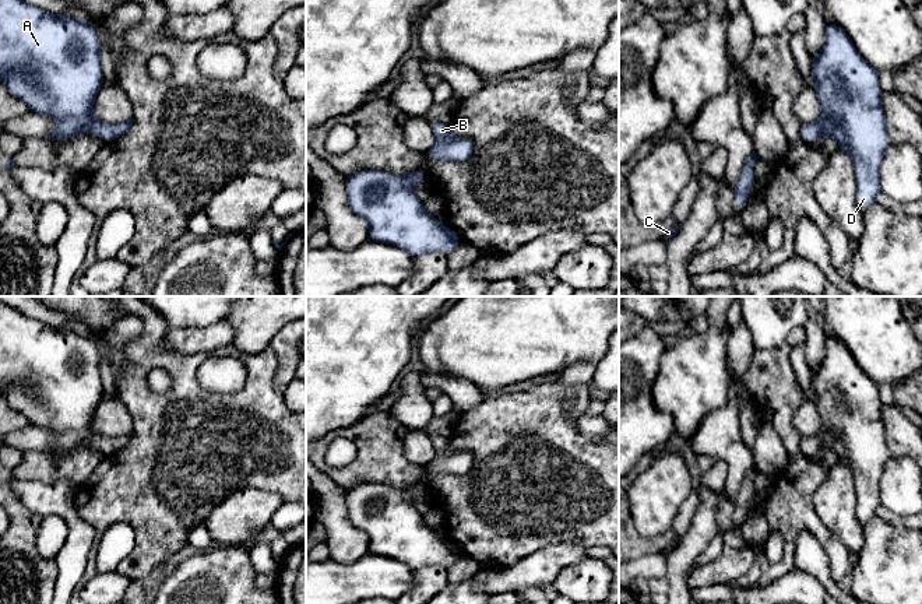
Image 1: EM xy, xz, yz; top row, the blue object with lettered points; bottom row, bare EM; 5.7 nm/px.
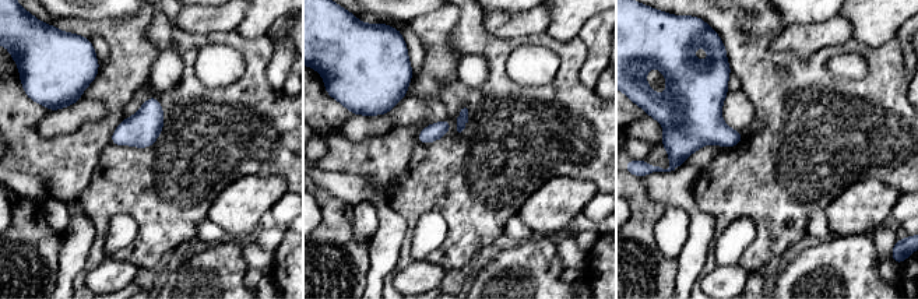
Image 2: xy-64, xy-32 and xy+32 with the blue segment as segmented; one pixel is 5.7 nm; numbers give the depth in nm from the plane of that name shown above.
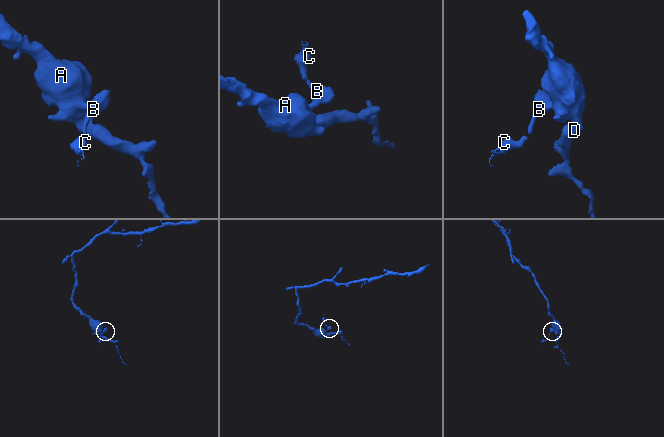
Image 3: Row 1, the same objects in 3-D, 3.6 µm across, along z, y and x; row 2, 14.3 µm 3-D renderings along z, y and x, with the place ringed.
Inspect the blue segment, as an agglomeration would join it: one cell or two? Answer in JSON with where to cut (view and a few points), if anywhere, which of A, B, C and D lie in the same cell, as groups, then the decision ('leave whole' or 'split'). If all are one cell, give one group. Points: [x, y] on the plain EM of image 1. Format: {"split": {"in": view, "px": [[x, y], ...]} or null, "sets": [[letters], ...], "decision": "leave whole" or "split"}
{"split": null, "sets": [["A", "B", "C", "D"]], "decision": "leave whole"}

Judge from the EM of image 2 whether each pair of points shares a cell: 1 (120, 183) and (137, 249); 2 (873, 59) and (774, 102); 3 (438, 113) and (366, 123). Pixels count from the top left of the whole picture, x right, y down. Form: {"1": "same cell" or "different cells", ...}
{"1": "same cell", "2": "same cell", "3": "same cell"}

